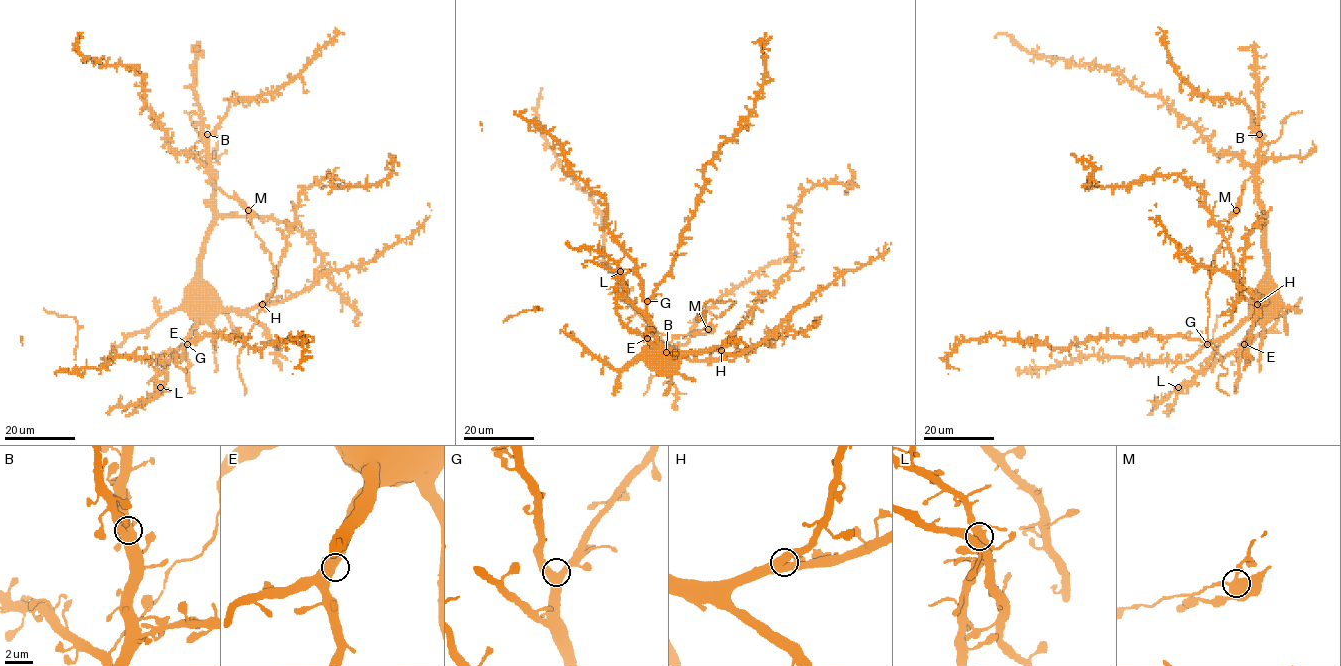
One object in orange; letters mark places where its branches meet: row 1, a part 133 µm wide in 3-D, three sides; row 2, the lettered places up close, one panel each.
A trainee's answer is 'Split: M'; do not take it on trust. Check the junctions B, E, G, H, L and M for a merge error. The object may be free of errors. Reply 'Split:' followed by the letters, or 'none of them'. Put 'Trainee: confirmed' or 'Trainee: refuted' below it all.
Split: M
Trainee: confirmed

